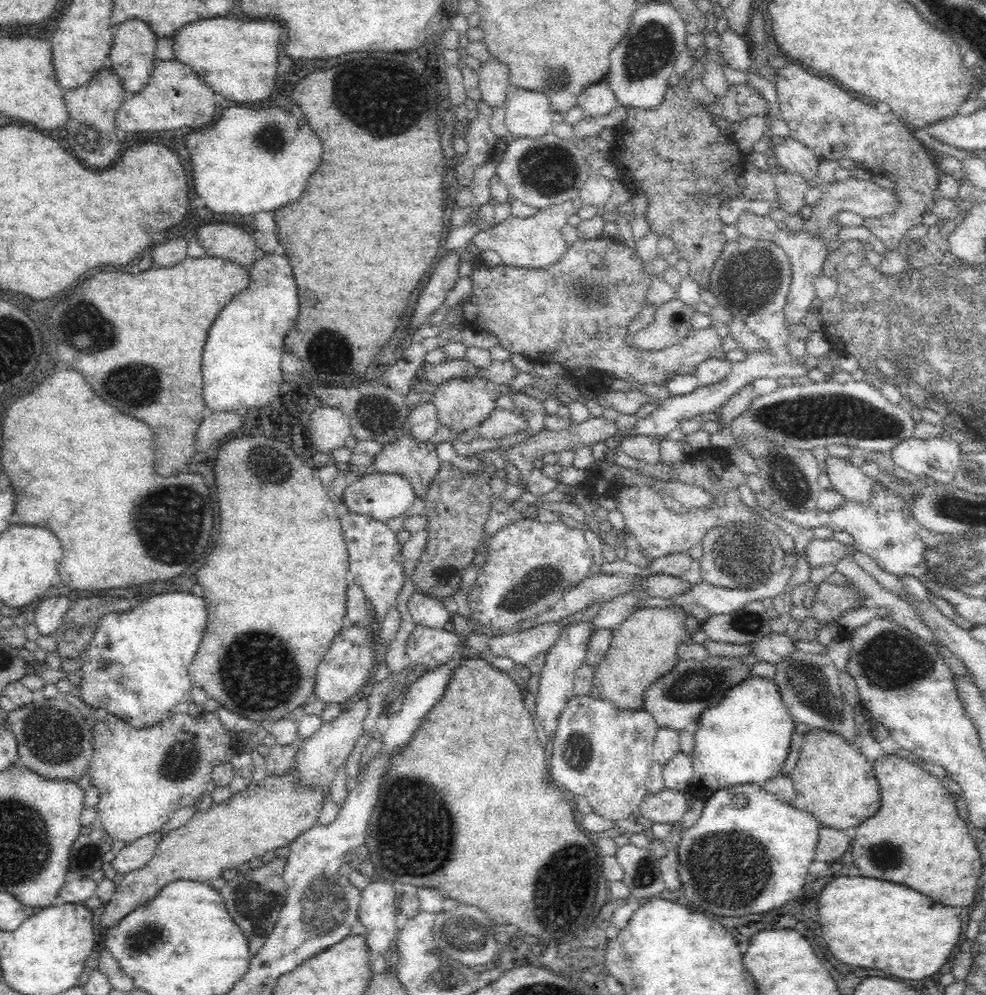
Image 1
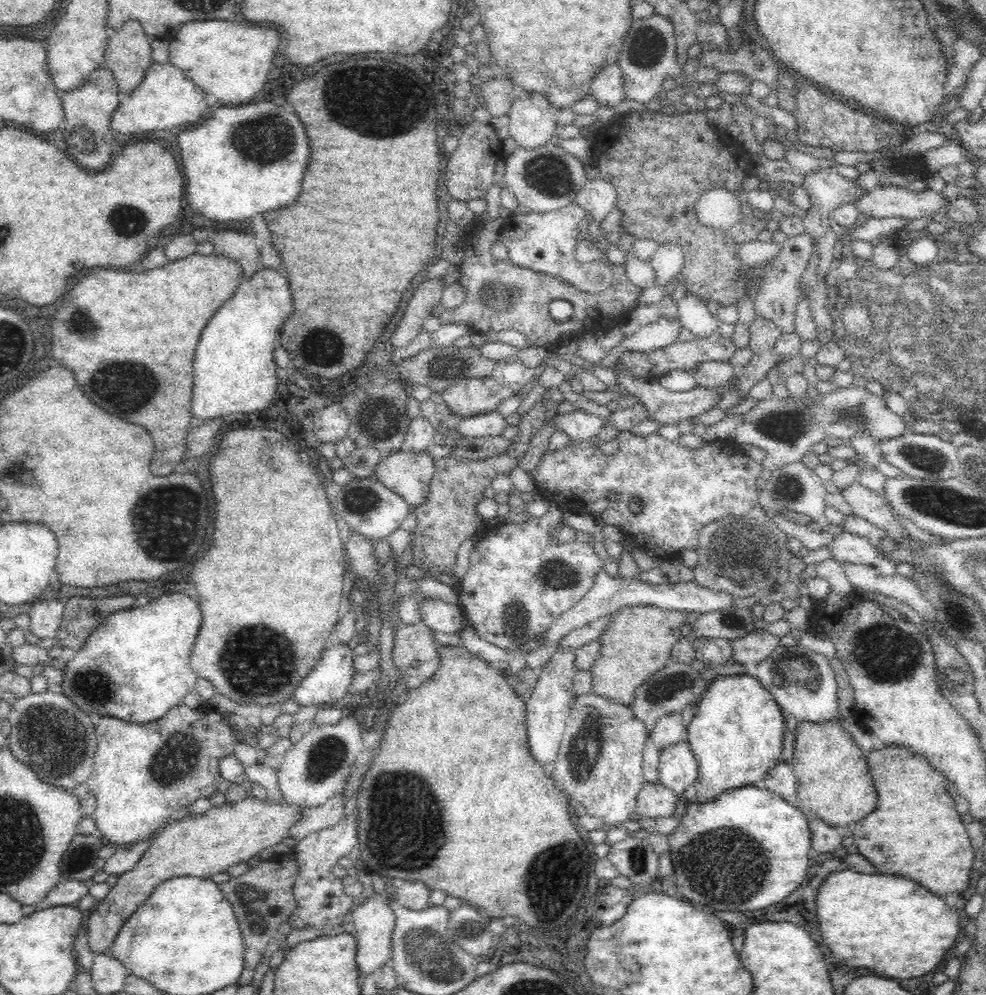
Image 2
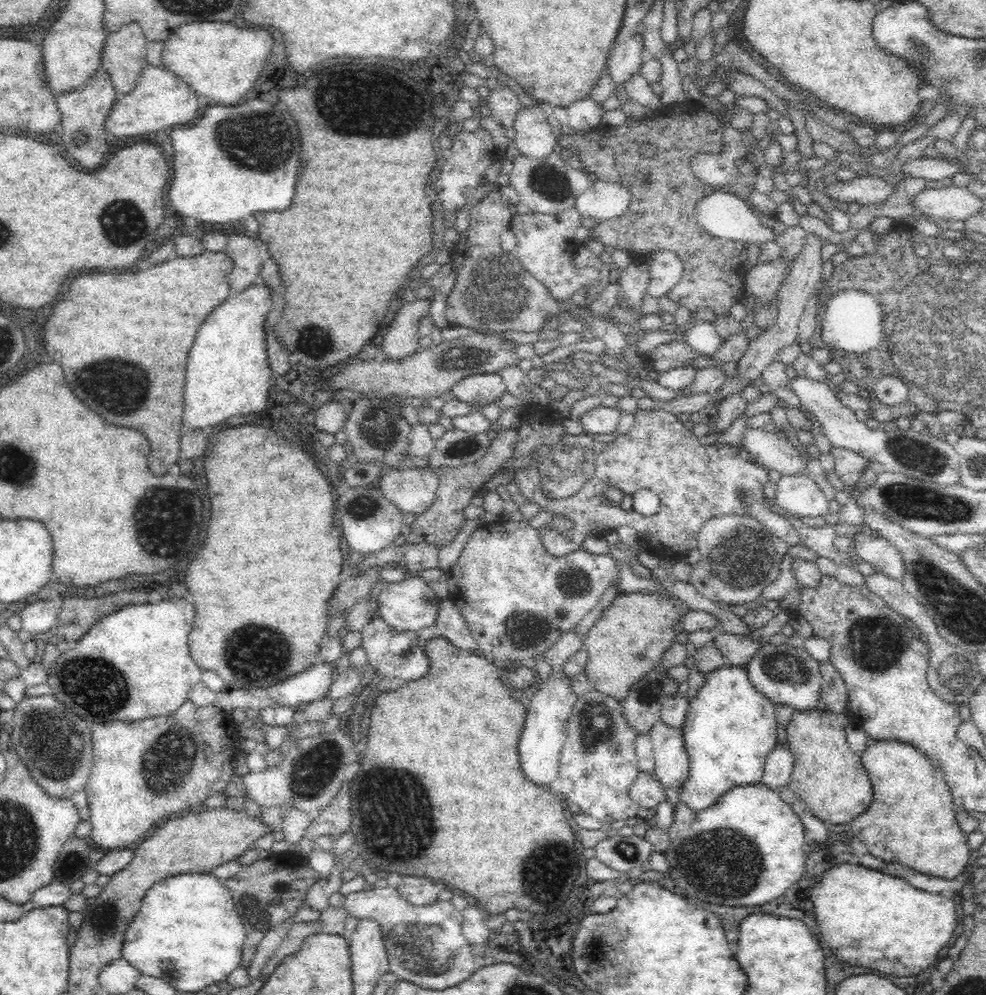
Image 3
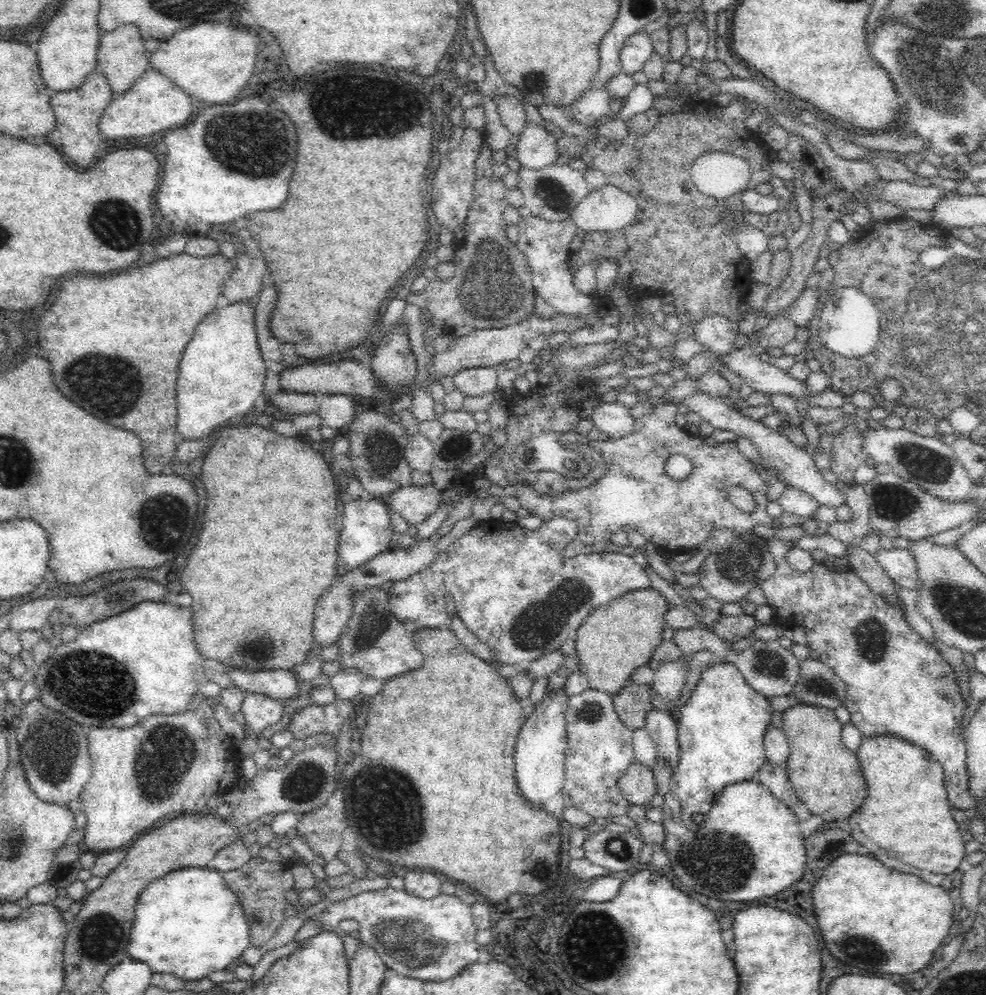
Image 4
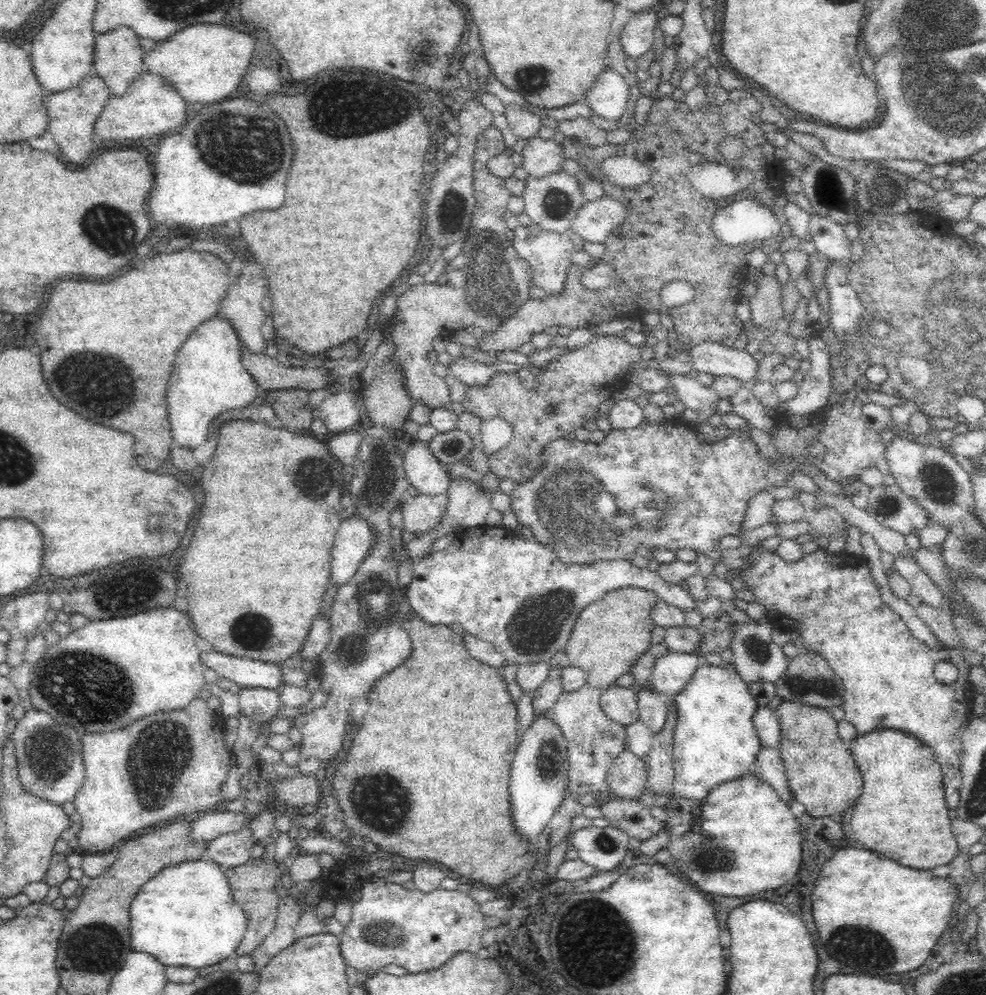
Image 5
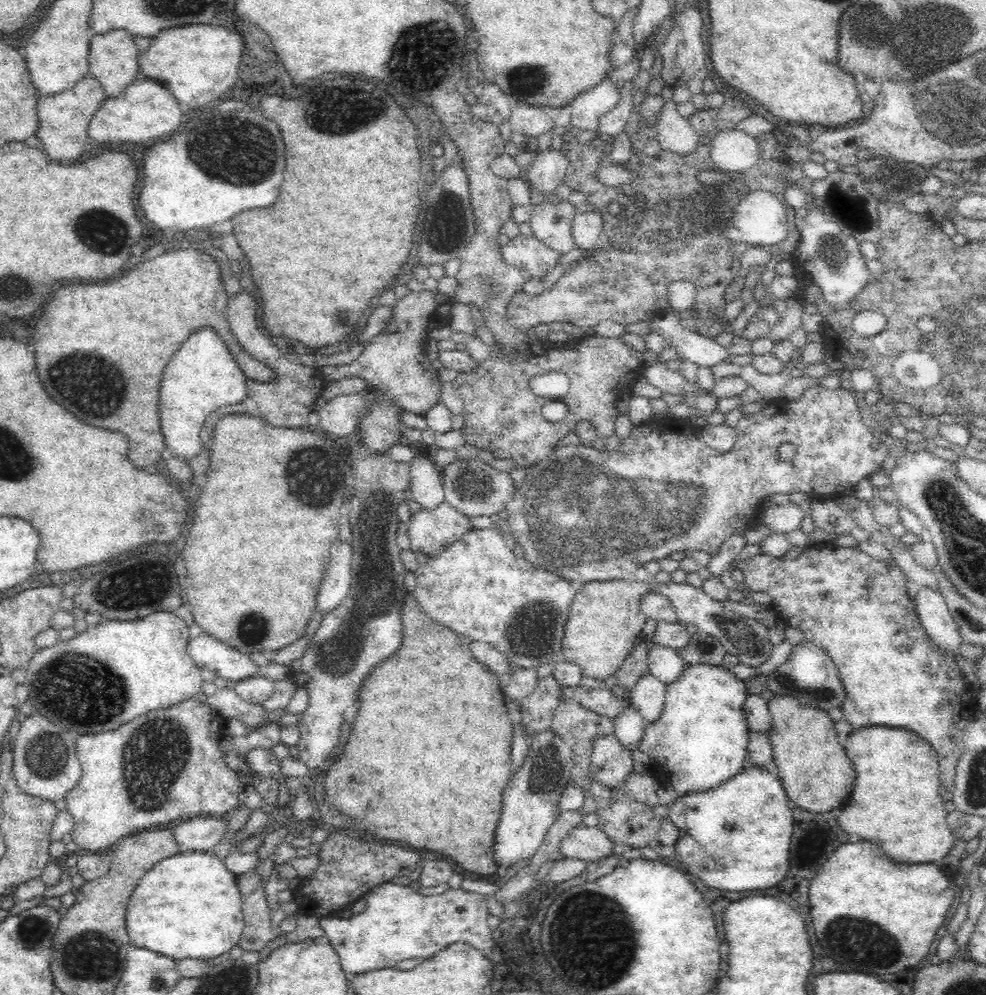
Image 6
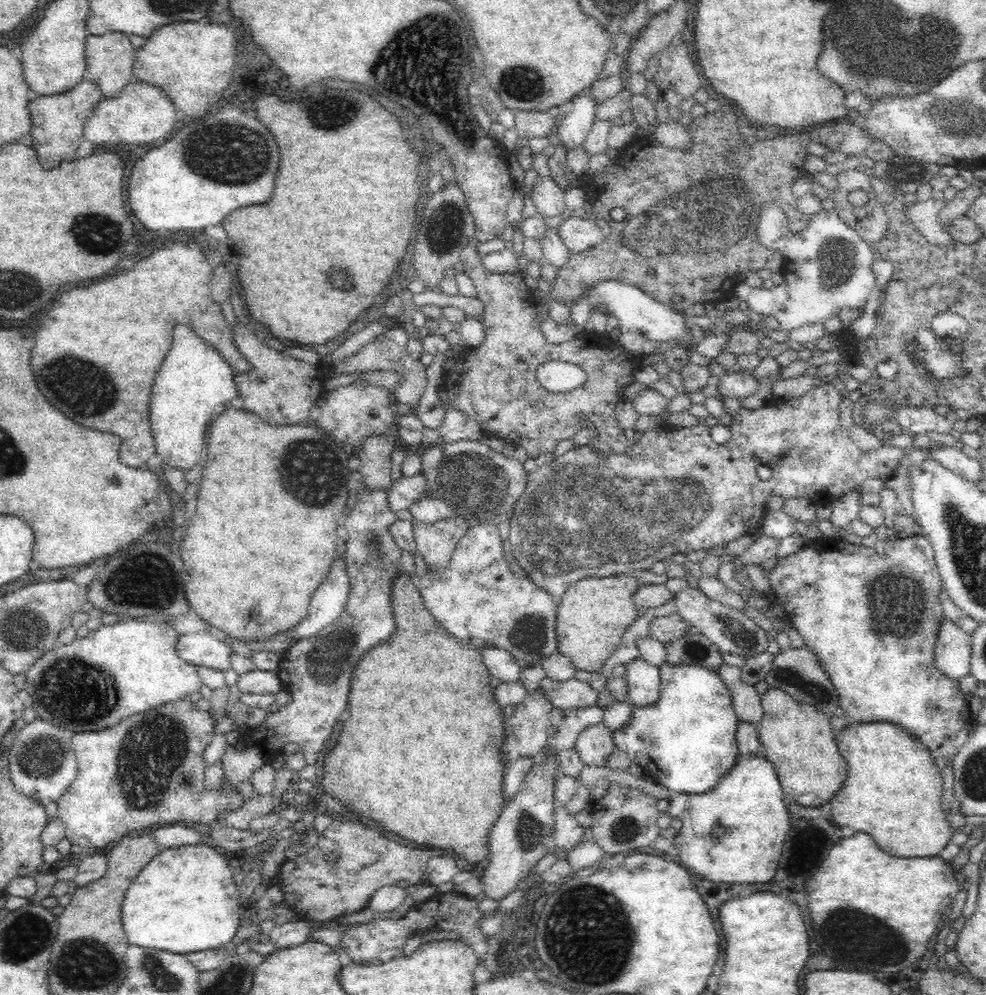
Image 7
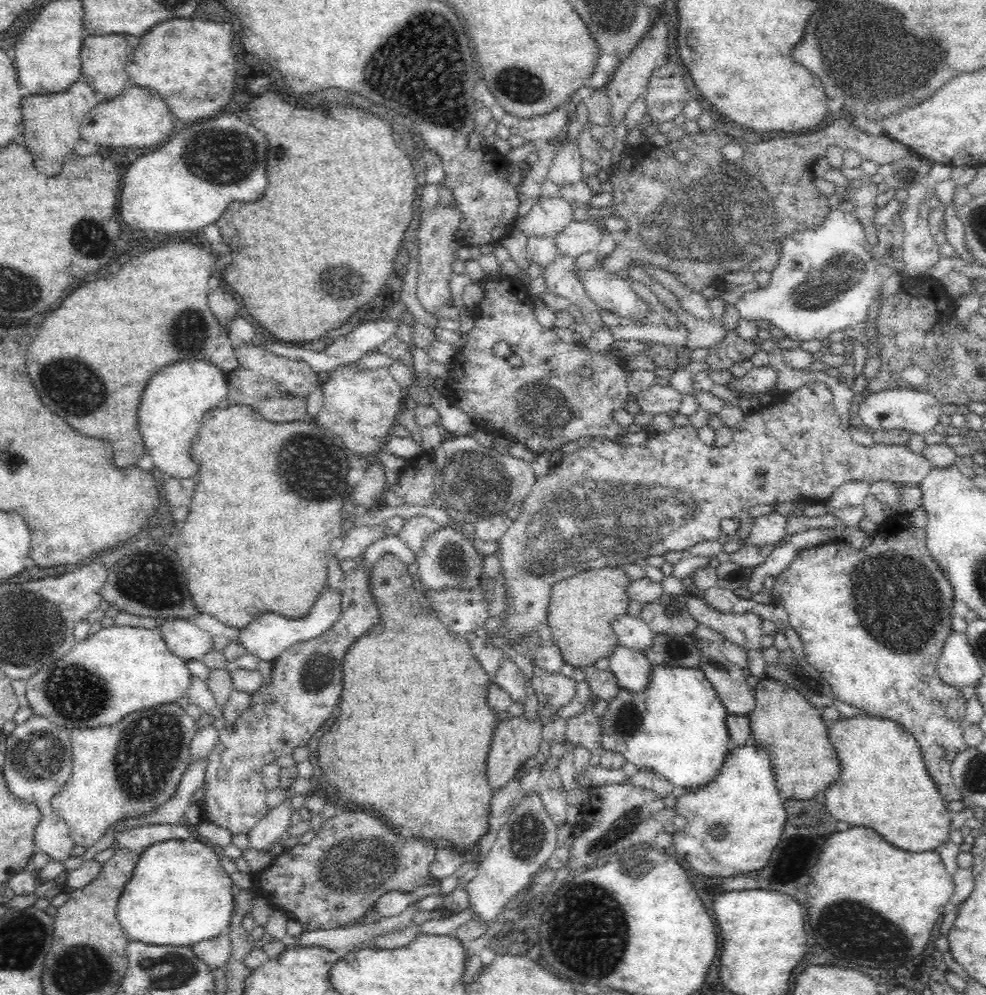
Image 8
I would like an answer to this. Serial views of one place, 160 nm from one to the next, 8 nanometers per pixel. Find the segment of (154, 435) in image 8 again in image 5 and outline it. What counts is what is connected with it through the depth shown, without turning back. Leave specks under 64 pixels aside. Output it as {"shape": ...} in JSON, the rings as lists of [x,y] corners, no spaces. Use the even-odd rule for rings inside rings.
{"shape":[[[218,316],[200,324],[182,344],[166,392],[168,424],[175,446],[200,447],[209,429],[217,423],[217,414],[258,401],[260,388],[241,364],[243,348],[234,327]]]}

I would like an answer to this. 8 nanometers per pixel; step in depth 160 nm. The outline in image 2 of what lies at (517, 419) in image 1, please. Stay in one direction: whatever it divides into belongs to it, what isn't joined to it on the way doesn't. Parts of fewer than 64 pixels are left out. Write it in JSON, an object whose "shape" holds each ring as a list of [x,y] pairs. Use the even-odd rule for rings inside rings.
{"shape":[[[495,411],[459,418],[454,426],[461,436],[472,438],[500,435],[505,428],[507,428],[505,418]]]}

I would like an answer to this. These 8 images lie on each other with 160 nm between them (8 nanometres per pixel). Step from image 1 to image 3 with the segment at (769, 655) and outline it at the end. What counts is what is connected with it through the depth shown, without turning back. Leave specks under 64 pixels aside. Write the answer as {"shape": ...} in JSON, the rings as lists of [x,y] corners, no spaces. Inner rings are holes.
{"shape":[[[716,632],[712,643],[720,654],[724,655],[727,664],[736,667],[744,667],[744,664],[761,646],[758,642],[752,641],[748,635],[734,635],[726,632]]]}

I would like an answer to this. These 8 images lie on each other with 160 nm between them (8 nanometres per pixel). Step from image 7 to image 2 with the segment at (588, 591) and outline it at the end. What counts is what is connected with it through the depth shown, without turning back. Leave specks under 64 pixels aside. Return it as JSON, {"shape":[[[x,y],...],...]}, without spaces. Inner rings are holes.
{"shape":[[[634,605],[624,606],[615,614],[608,616],[610,617],[610,625],[596,640],[600,643],[600,654],[596,656],[596,660],[589,670],[592,675],[592,692],[598,696],[612,699],[616,703],[629,705],[633,701],[636,687],[670,663],[670,650],[681,637],[680,627],[686,620],[688,613],[686,610],[668,610],[658,606]]]}

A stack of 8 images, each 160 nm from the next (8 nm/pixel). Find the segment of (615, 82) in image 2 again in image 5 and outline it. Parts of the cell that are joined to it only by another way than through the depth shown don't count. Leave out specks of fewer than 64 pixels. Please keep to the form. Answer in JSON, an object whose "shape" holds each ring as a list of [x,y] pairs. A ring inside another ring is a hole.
{"shape":[[[646,8],[629,18],[620,35],[623,52],[627,56],[636,59],[651,51],[658,20],[656,8]]]}

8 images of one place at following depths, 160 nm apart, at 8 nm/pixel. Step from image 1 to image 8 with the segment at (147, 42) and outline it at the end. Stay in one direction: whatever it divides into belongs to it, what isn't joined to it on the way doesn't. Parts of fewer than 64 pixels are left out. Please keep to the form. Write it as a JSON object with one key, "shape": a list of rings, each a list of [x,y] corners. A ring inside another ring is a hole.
{"shape":[[[103,34],[88,35],[83,40],[80,60],[82,62],[82,76],[86,84],[90,85],[99,98],[114,98],[118,96],[128,85],[128,64],[131,63],[135,47],[133,47],[124,35]]]}

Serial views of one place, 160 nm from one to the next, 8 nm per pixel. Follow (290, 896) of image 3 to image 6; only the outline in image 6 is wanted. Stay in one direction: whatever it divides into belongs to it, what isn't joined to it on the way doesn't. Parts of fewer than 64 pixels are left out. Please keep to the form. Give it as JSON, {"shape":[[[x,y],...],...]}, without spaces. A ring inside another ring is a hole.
{"shape":[[[256,871],[240,874],[236,881],[244,915],[244,930],[238,945],[245,952],[260,952],[275,938],[270,928],[271,912],[266,904],[265,886]]]}

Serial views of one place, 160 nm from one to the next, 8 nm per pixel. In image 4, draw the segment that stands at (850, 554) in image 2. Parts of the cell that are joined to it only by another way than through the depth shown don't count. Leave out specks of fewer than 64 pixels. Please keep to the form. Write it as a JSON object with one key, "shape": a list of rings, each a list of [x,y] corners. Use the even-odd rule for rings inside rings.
{"shape":[[[894,547],[891,550],[880,549],[875,559],[885,573],[899,586],[918,590],[922,586],[918,578],[918,565],[911,552],[905,548]]]}

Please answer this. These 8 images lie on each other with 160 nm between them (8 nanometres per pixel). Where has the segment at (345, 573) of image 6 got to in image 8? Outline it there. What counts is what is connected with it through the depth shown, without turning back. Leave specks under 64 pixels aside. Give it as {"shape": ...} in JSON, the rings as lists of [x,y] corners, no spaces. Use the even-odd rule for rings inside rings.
{"shape":[[[326,586],[318,595],[307,616],[296,620],[289,620],[288,617],[281,616],[281,614],[276,612],[264,612],[259,618],[250,622],[248,626],[234,630],[231,638],[244,645],[246,652],[258,656],[260,660],[272,662],[277,656],[280,656],[280,653],[284,652],[289,646],[292,646],[292,644],[316,638],[332,627],[332,624],[335,624],[339,618],[340,612],[342,612],[340,604],[341,595],[338,589],[328,589],[328,586]]]}

